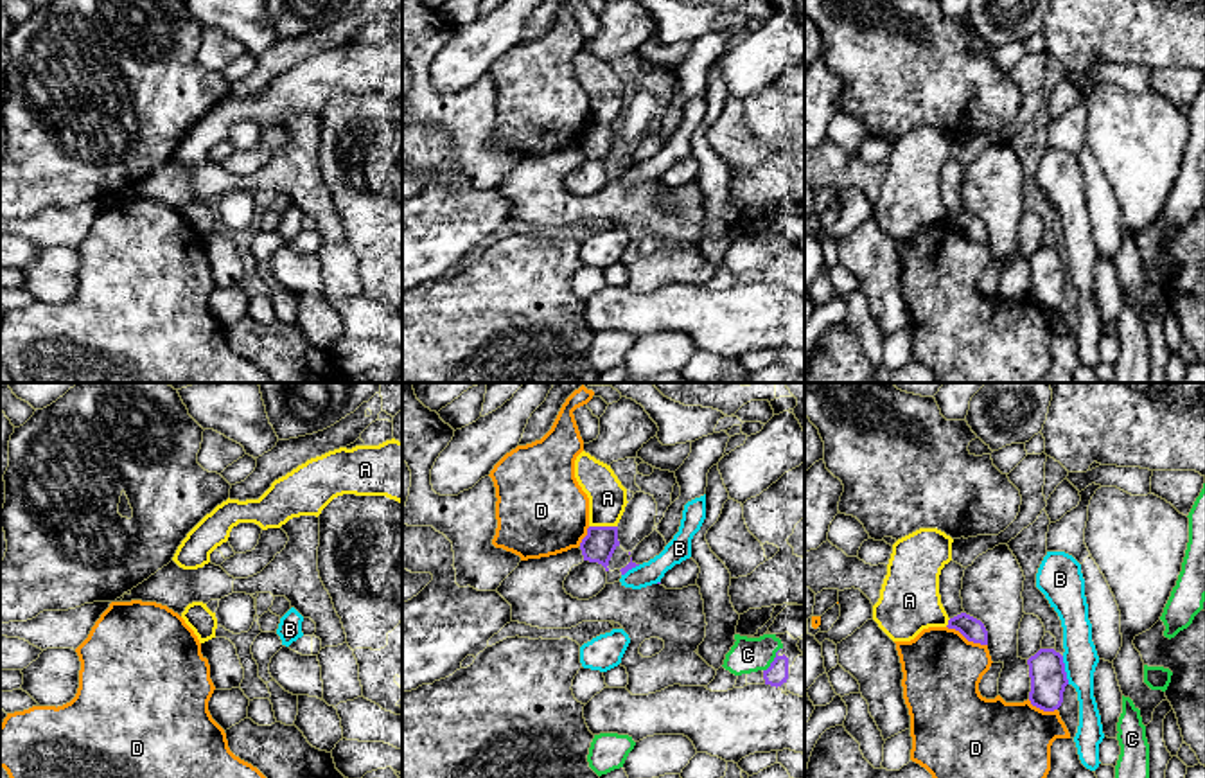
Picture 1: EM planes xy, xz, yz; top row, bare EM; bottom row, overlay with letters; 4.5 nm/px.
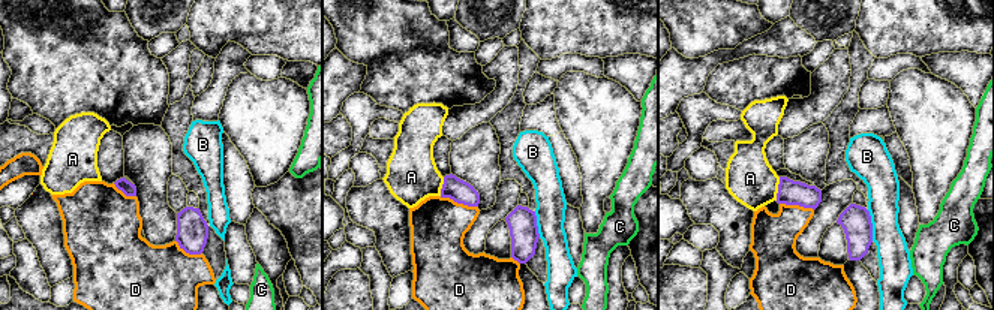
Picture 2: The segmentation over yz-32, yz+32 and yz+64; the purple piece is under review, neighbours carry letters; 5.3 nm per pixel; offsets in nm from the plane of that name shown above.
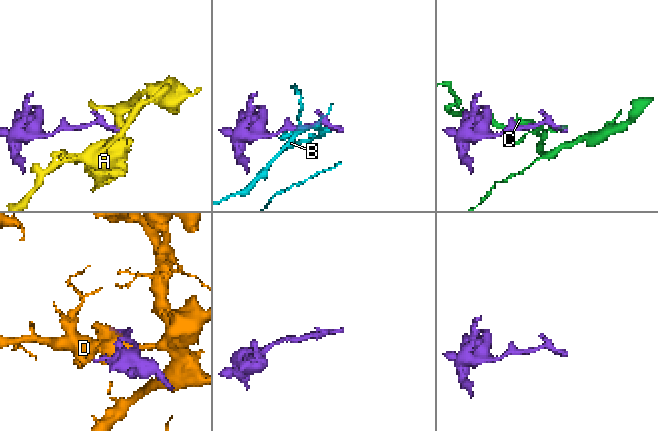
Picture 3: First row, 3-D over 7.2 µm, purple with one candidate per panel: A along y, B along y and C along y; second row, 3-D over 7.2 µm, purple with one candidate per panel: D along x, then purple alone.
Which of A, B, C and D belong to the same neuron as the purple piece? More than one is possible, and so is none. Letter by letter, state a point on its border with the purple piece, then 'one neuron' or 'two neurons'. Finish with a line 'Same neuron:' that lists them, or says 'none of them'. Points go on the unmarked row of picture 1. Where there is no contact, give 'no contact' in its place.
A: xz (604, 124) | two neurons
B: yz (1064, 268) | two neurons
C: xz (774, 257) | two neurons
D: yz (967, 236) | two neurons
Same neuron: none of them

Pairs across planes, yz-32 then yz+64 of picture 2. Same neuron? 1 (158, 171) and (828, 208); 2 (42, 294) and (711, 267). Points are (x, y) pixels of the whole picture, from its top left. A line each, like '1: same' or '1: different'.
1: different
2: same

